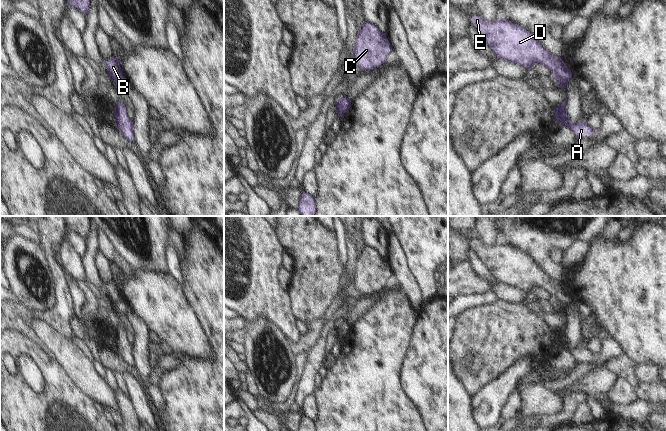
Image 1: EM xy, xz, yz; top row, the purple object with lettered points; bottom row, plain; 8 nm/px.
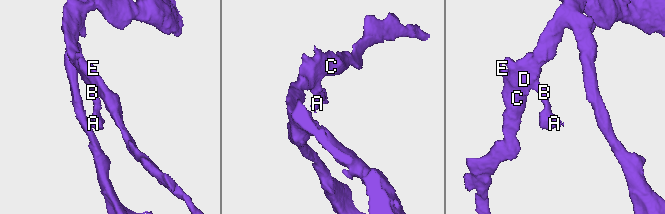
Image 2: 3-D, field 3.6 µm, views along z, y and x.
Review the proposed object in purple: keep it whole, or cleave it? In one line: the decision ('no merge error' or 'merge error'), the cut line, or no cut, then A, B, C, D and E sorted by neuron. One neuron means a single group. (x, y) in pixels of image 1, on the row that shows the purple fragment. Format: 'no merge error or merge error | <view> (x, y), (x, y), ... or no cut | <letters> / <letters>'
no merge error | no cut | A B C D E

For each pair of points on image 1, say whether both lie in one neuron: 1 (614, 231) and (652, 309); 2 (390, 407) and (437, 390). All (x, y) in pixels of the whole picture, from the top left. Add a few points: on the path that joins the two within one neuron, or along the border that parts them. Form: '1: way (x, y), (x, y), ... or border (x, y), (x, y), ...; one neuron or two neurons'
1: border (598, 236), (604, 239), (616, 238); two neurons
2: border (405, 393), (421, 414), (422, 420); two neurons

